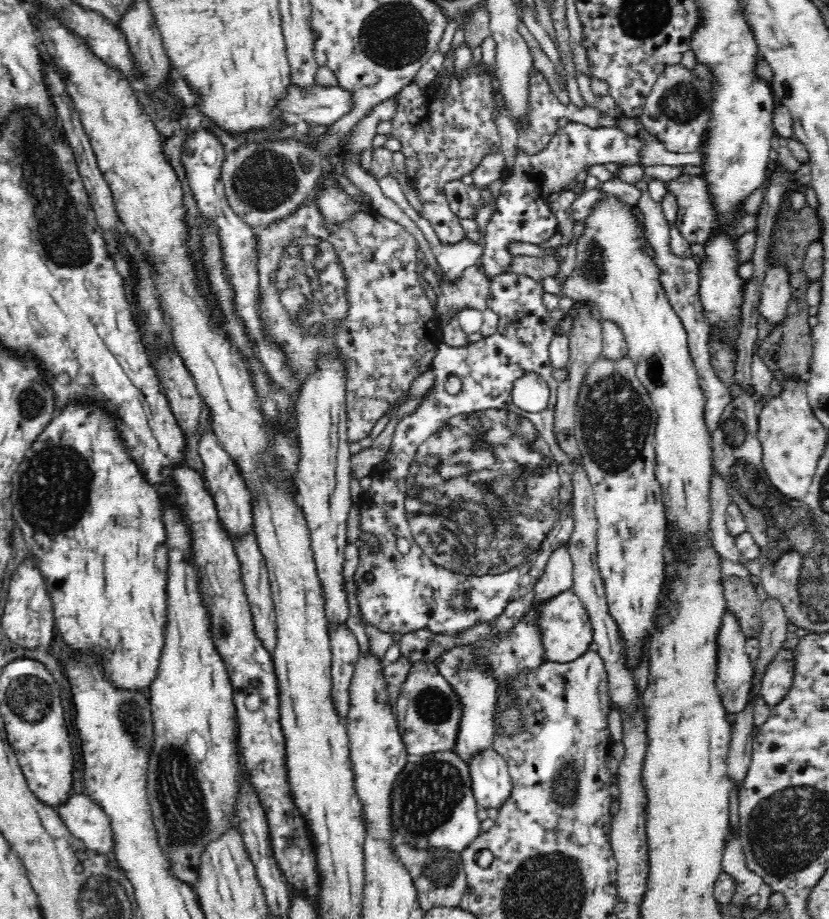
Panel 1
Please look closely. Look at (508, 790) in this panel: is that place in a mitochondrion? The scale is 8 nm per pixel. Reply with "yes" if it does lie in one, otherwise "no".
no

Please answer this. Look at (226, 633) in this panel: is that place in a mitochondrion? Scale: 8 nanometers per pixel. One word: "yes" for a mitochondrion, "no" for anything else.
yes

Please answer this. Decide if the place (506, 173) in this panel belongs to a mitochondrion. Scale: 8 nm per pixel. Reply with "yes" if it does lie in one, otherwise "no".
no

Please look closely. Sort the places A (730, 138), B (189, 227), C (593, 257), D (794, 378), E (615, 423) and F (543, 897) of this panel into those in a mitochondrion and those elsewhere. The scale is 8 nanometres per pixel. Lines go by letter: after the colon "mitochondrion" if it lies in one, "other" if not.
A: other
B: other
C: mitochondrion
D: other
E: mitochondrion
F: mitochondrion

